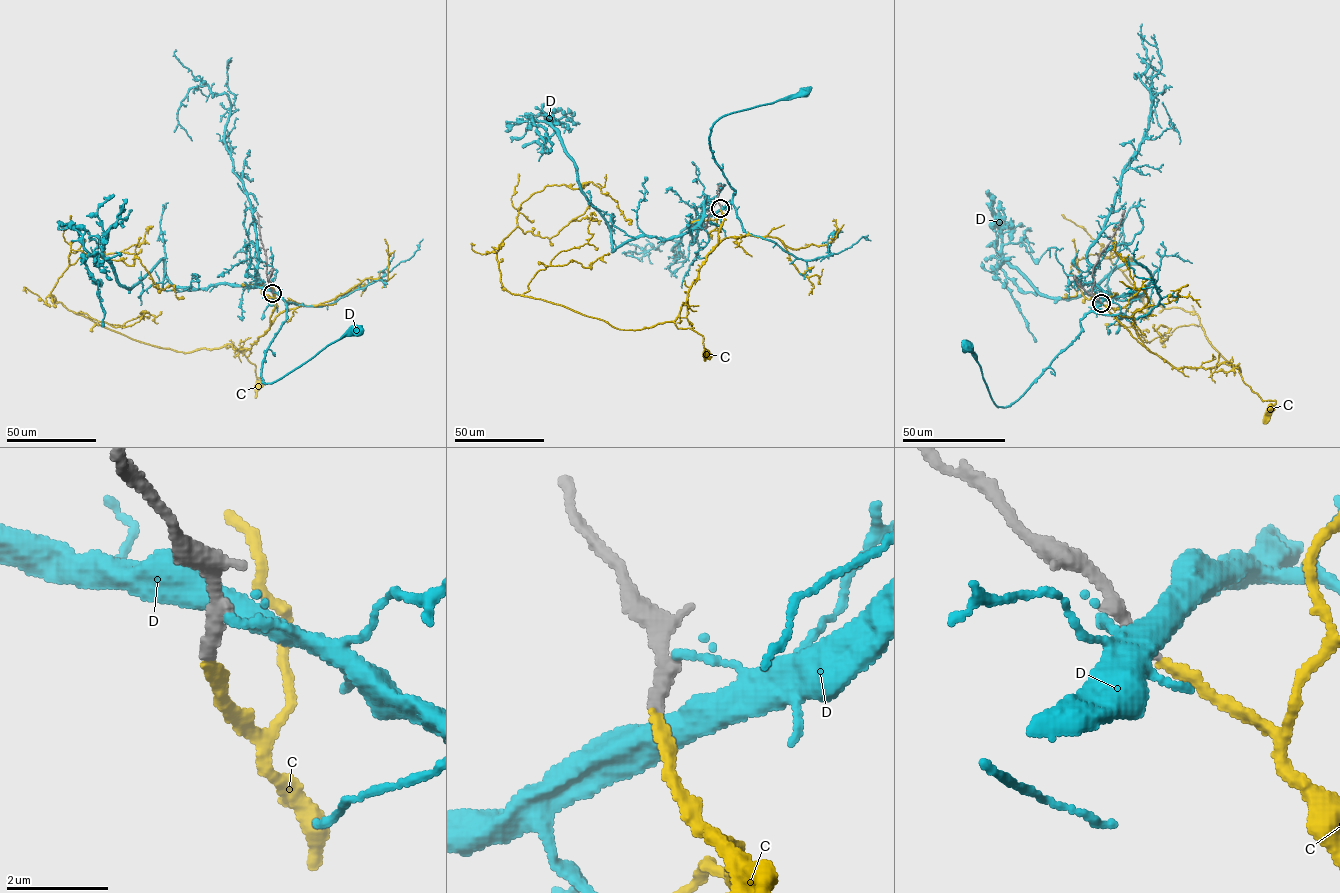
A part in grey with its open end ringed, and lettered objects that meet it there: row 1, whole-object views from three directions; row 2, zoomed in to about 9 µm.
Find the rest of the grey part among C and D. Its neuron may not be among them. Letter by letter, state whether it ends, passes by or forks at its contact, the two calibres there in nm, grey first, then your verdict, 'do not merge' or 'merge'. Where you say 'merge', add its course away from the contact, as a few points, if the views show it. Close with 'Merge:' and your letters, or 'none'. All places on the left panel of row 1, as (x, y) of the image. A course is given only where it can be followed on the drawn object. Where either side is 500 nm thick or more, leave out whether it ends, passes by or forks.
C: it ends; calibres 240 and 200 nm; merge; course (272, 293), (276, 300), (270, 328), (249, 349), (226, 345), (234, 345), (255, 366), (259, 384)
D: it ends; calibres 260 and 160 nm; do not merge
Merge: C

